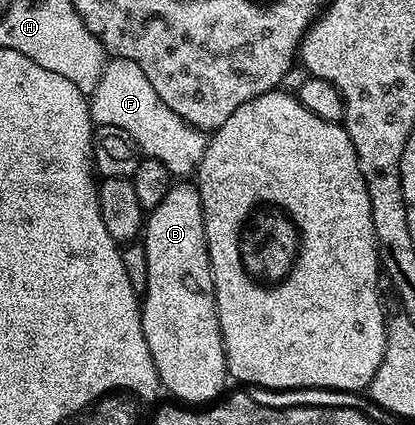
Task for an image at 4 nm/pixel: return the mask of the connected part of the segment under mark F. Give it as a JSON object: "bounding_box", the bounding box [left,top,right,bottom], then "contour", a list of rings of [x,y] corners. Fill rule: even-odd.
{"bounding_box":[90,56,209,177],"contour":[[[118,56],[105,63],[102,78],[98,78],[98,86],[90,93],[90,107],[93,125],[119,126],[126,130],[126,134],[130,134],[130,138],[134,138],[134,142],[140,147],[141,153],[149,160],[162,162],[162,166],[166,166],[166,170],[170,170],[173,177],[191,177],[199,168],[204,152],[208,149],[209,137],[178,118],[178,114],[174,114],[174,110],[170,110],[170,106],[166,106],[166,102],[158,98],[158,90],[154,90],[154,86],[150,86],[150,78],[142,74],[142,66],[138,66],[138,62],[130,62],[130,58]]]}

